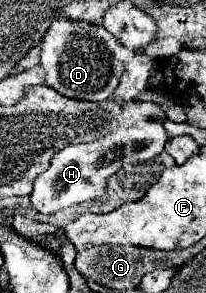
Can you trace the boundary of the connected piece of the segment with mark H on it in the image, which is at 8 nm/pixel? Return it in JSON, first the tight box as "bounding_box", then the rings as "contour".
{"bounding_box":[30,101,168,217],"contour":[[[136,101],[128,103],[122,107],[122,123],[112,135],[96,139],[92,143],[68,145],[62,151],[58,151],[52,157],[50,167],[34,179],[34,191],[30,195],[32,207],[42,215],[50,217],[68,205],[98,199],[106,193],[108,177],[114,175],[122,165],[148,161],[160,155],[164,151],[168,135],[166,129],[162,127],[162,121],[154,119],[154,115],[158,117],[164,115],[164,111],[154,103],[136,103]]]}

